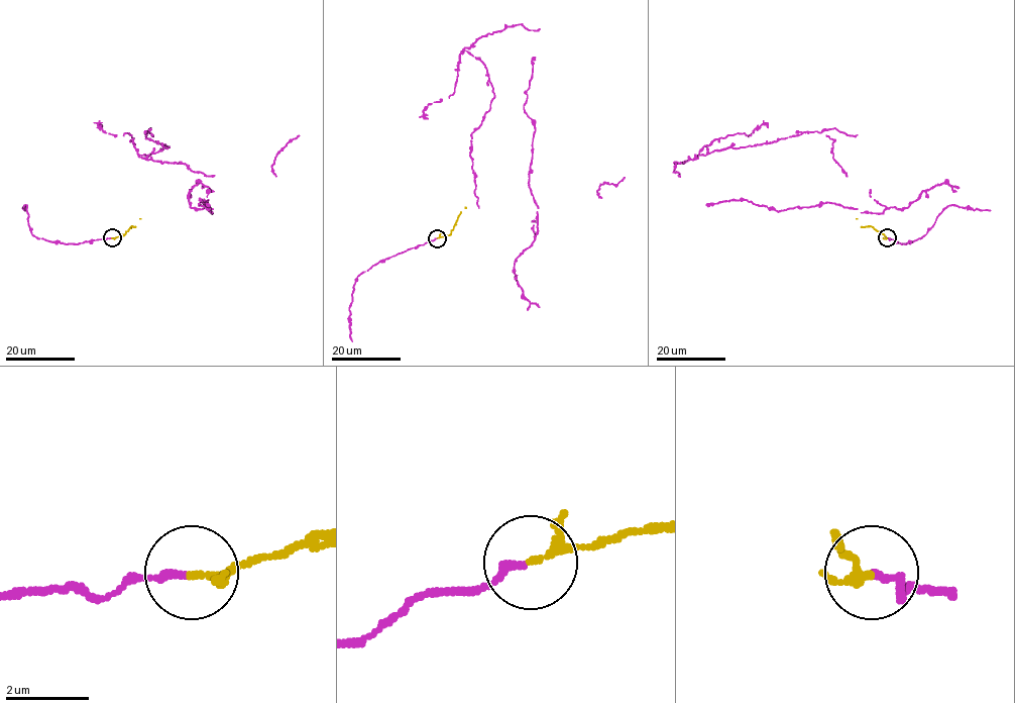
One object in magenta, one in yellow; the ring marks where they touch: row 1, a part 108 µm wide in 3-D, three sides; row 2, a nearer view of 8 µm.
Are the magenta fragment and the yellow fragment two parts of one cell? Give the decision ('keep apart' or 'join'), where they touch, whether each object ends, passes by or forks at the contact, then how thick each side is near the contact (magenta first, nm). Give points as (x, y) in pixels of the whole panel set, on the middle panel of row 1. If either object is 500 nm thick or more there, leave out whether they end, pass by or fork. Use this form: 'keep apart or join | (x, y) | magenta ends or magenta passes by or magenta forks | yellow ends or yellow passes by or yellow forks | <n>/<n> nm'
join | (437, 238) | magenta ends | yellow passes by | 190/160 nm

